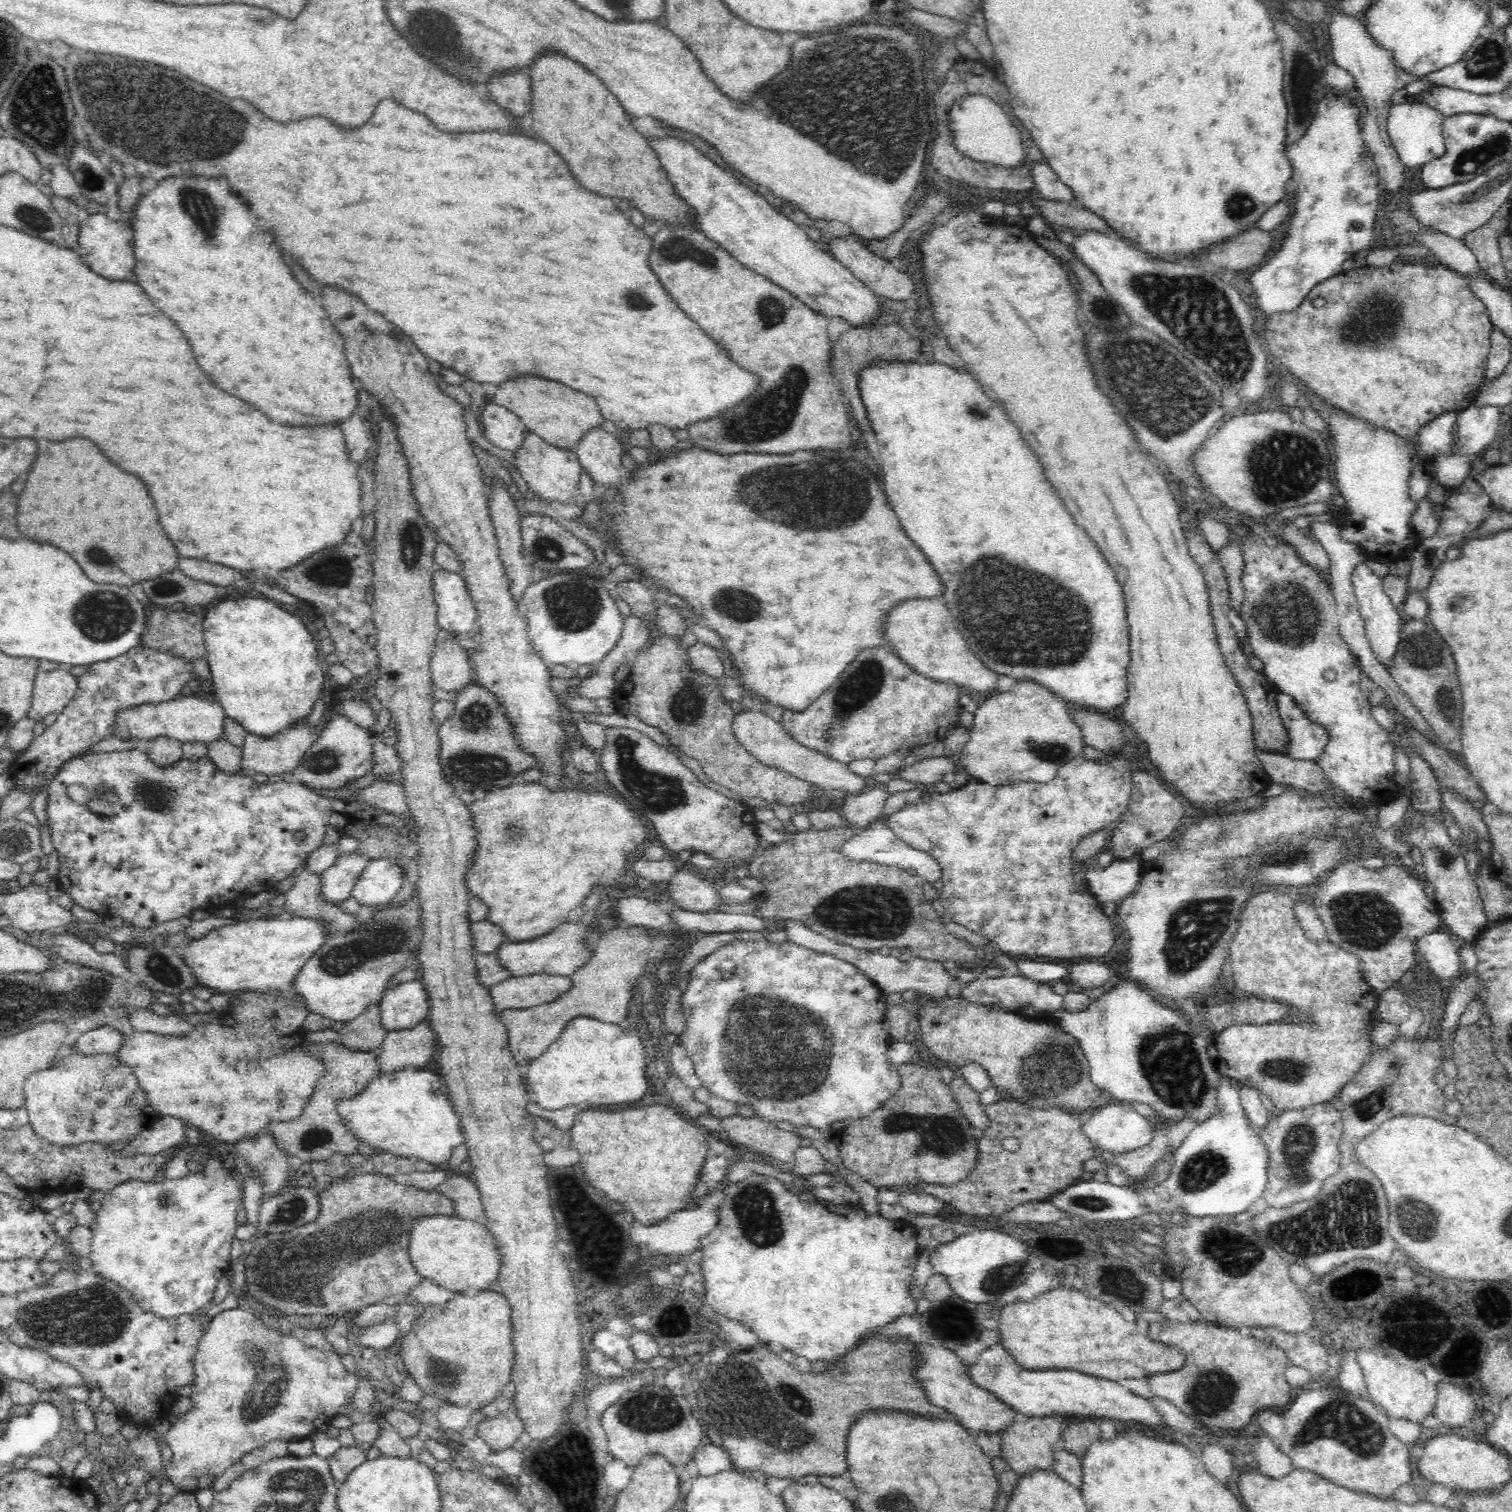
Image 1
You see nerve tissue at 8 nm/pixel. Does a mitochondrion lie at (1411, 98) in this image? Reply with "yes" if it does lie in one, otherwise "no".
no

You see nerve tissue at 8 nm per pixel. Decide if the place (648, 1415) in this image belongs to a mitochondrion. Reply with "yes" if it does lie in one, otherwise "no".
yes

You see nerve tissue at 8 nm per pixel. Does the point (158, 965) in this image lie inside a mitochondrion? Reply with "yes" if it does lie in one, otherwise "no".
yes

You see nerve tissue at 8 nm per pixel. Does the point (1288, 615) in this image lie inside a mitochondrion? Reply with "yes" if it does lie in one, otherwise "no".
yes

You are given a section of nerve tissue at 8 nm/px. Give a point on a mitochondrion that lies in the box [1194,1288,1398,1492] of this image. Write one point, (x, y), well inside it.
(1348, 1423)

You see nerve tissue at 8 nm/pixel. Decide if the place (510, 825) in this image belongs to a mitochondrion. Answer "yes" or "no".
yes

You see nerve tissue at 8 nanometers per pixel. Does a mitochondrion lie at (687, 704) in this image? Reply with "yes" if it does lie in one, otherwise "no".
yes

